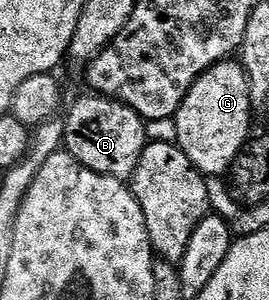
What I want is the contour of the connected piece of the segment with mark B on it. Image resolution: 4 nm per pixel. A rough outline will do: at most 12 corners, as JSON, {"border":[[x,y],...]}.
{"border":[[110,97],[64,114],[64,152],[128,182],[147,144],[144,117]]}

